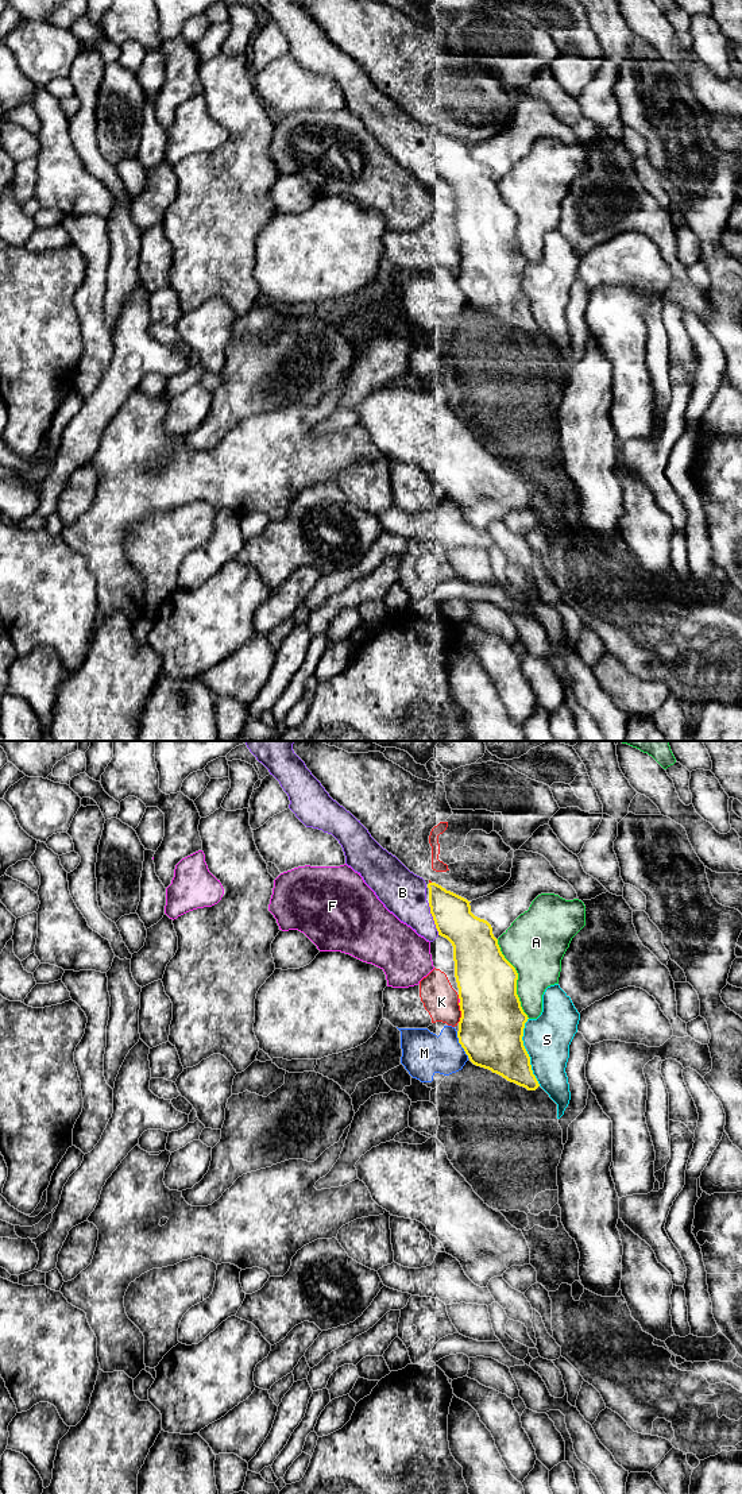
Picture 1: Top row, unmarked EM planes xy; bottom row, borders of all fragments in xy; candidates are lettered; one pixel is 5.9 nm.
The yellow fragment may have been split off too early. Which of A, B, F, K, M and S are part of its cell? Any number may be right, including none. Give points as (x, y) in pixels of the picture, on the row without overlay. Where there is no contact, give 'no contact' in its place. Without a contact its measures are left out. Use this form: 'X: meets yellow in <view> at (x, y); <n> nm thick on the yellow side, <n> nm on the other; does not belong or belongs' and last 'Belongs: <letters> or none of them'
A: meets yellow in xy at (517, 223); 360 nm thick on the yellow side, 360 nm on the other; does not belong
B: meets yellow in xy at (433, 163); 260 nm thick on the yellow side, 260 nm on the other; belongs
F: meets yellow in xy at (460, 244); 380 nm thick on the yellow side, 20 nm on the other; does not belong
K: meets yellow in xy at (462, 257); 380 nm thick on the yellow side, 200 nm on the other; does not belong
M: meets yellow in xy at (460, 288); 380 nm thick on the yellow side, 260 nm on the other; does not belong
S: meets yellow in xy at (526, 296); 380 nm thick on the yellow side, 280 nm on the other; does not belong
Belongs: B

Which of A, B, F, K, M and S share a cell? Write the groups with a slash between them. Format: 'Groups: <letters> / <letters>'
Groups: A / B / F / K / M / S

